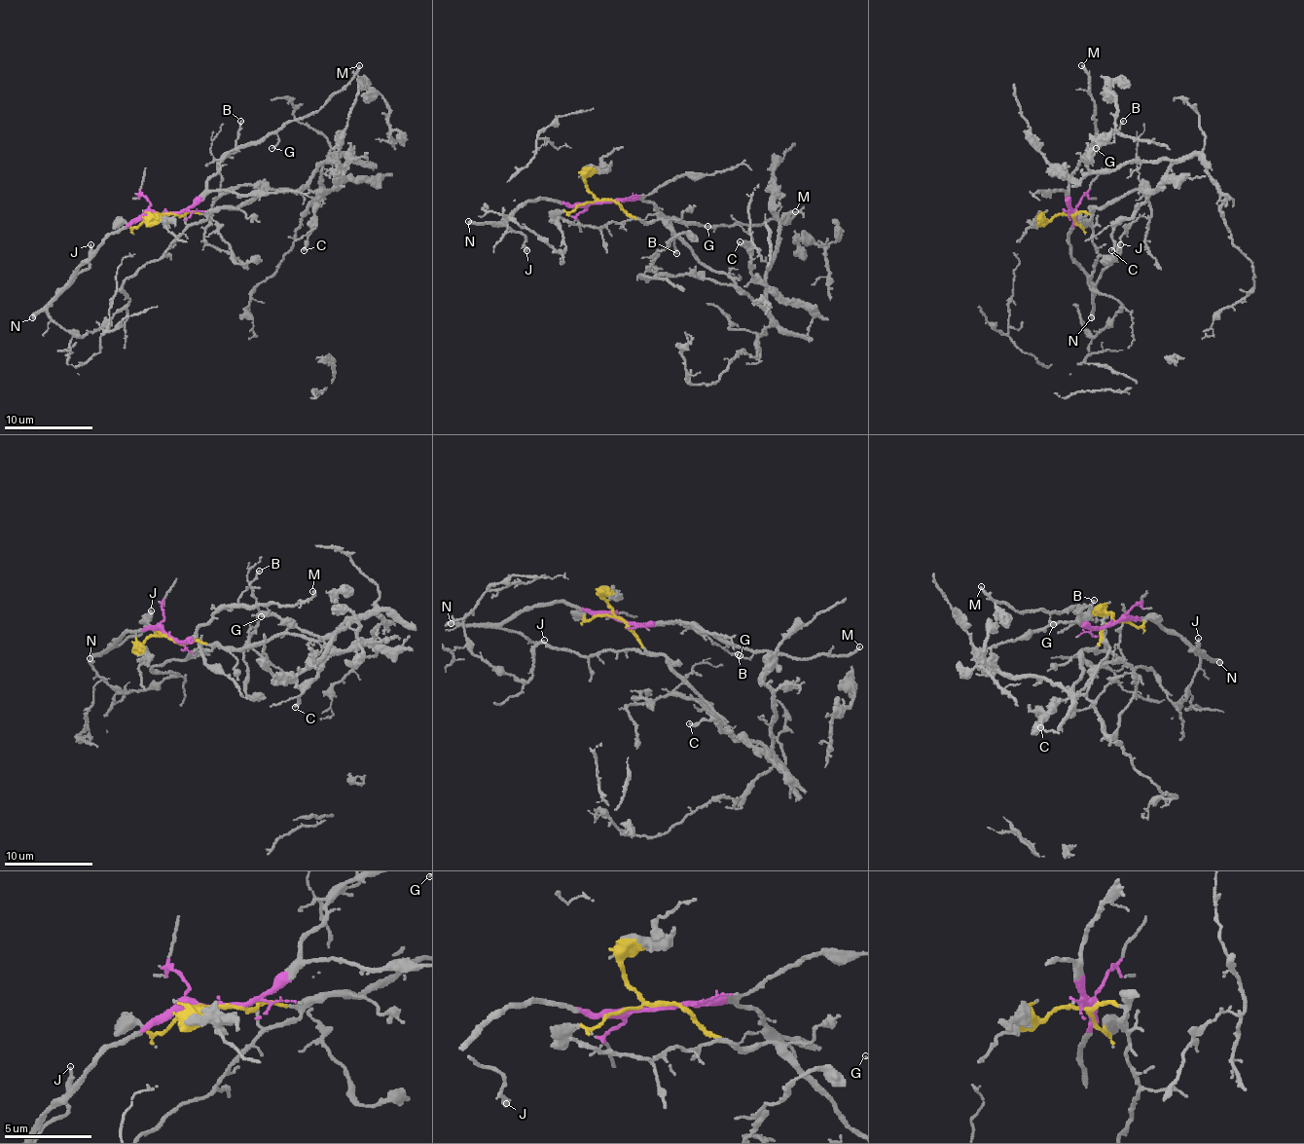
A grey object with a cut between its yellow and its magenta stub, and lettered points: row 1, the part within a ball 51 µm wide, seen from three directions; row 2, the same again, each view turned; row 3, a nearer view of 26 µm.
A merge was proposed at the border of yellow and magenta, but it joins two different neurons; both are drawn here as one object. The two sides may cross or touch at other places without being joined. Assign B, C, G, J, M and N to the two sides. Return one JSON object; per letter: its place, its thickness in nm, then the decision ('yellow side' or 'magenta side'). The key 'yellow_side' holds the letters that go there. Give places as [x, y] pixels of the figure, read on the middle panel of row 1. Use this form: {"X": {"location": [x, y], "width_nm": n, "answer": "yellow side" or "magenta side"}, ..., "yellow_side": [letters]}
{"B": {"location": [676, 253], "width_nm": 140, "answer": "magenta side"}, "C": {"location": [740, 241], "width_nm": 220, "answer": "yellow side"}, "G": {"location": [707, 226], "width_nm": 110, "answer": "magenta side"}, "J": {"location": [526, 250], "width_nm": 240, "answer": "magenta side"}, "M": {"location": [795, 211], "width_nm": 220, "answer": "magenta side"}, "N": {"location": [468, 221], "width_nm": 340, "answer": "magenta side"}, "yellow_side": ["C"]}

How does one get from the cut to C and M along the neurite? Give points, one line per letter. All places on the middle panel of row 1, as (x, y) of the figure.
C: (599, 201), (615, 201), (642, 221), (660, 219), (702, 263), (745, 287), (752, 280), (750, 249), (739, 240)
M: (599, 201), (644, 199), (669, 216), (726, 225), (789, 219), (794, 212)

